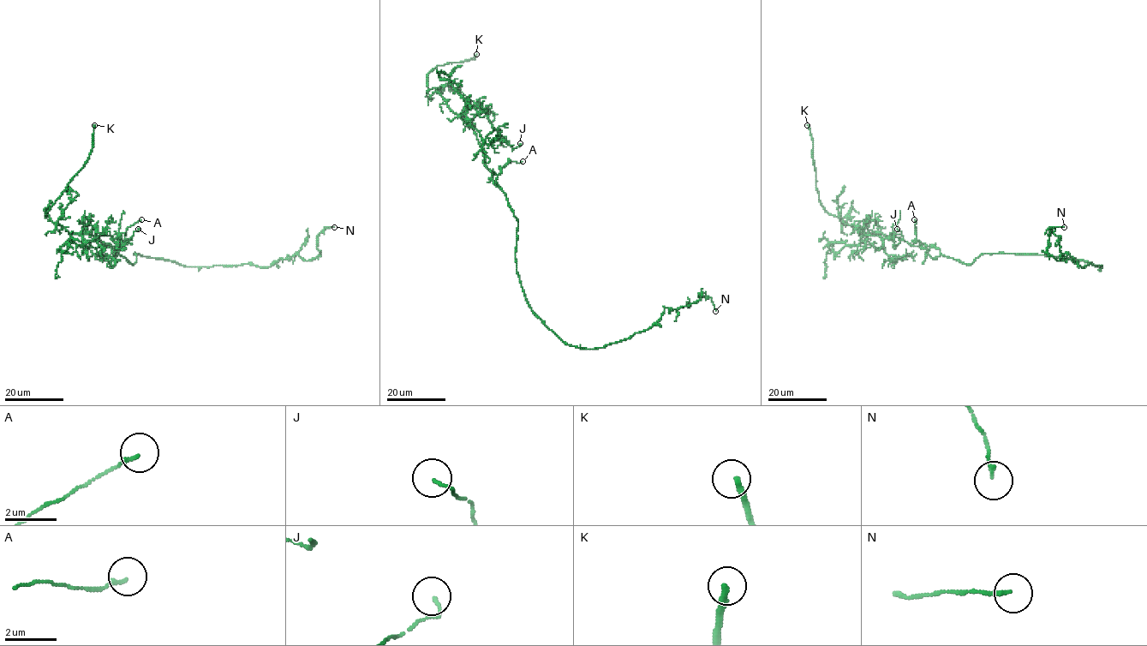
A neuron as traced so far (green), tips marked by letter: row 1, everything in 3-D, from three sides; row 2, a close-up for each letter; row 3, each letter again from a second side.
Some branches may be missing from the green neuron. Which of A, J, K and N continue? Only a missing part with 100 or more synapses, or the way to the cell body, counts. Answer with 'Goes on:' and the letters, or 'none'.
Goes on: K

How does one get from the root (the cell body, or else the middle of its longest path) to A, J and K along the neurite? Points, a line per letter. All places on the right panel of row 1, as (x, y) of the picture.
A: (986, 254), (981, 254), (970, 264), (942, 255), (933, 258), (916, 240), (914, 219)
J: (986, 254), (966, 264), (896, 236), (872, 232), (860, 240), (893, 237), (897, 246), (897, 229)
K: (986, 254), (963, 263), (934, 246), (849, 225), (851, 207), (843, 218), (829, 214), (816, 189), (807, 125)

